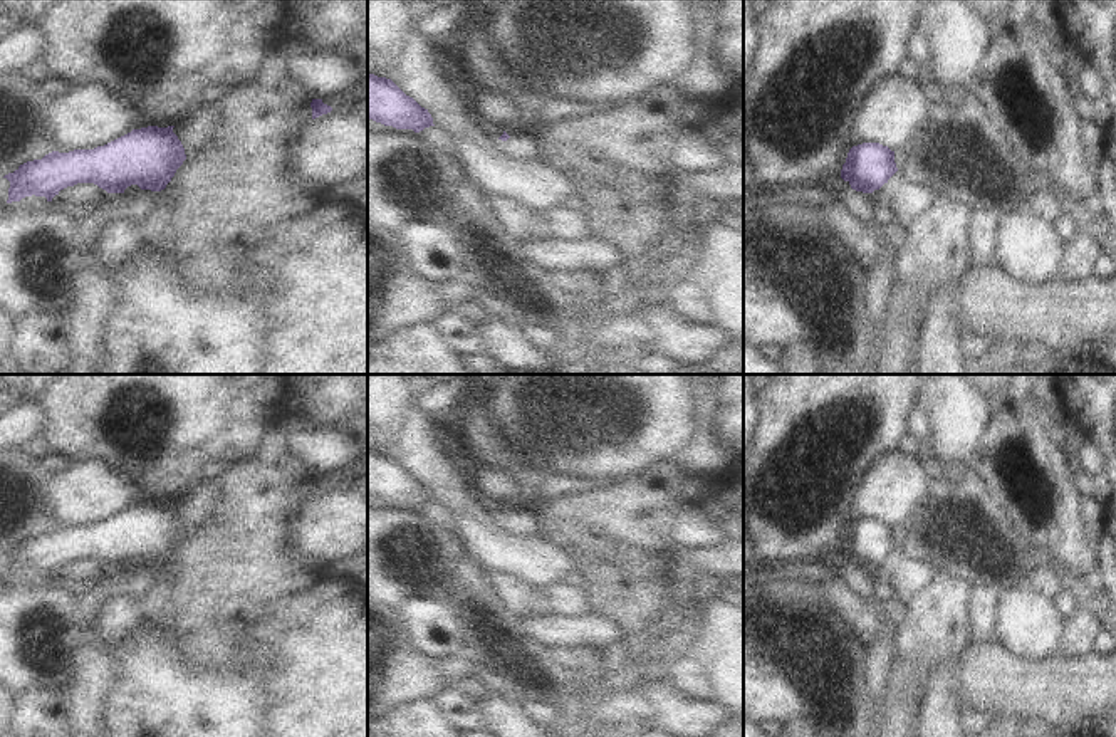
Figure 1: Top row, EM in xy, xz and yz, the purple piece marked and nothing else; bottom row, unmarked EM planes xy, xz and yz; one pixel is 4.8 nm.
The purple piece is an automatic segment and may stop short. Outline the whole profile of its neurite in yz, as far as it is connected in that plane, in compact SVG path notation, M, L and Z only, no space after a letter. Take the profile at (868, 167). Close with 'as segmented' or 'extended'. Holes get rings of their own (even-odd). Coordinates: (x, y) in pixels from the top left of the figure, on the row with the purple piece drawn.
M863 143L849 149L841 178L856 191L873 193L896 171L894 151L879 143Z; as segmented

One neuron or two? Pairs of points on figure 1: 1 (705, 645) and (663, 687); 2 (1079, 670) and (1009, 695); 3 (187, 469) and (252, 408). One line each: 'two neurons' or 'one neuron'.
1: two neurons
2: one neuron
3: one neuron

